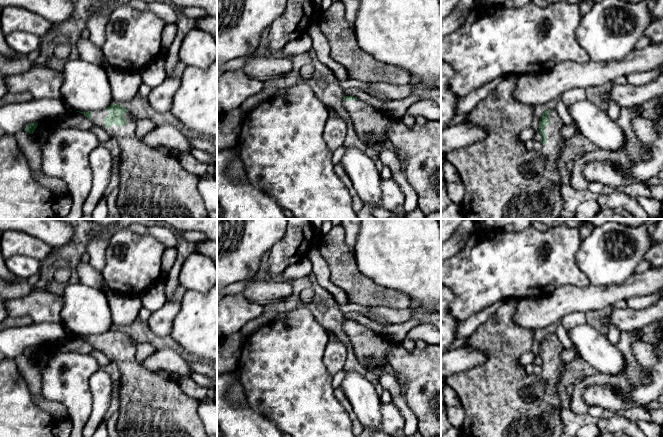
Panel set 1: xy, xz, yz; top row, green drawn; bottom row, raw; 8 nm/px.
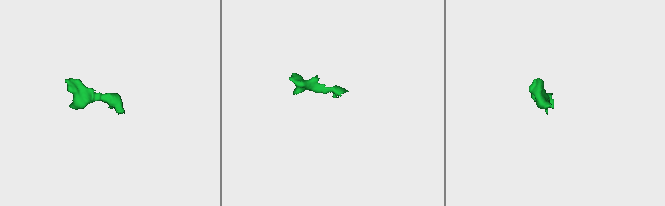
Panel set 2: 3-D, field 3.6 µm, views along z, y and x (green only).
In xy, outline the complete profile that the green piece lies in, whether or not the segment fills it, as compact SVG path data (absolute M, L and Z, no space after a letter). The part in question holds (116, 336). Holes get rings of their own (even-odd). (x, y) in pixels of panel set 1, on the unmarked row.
M113 328L99 335L76 336L84 338L93 349L104 353L119 368L119 437L208 437L198 413L202 400L184 394L176 380L144 368L136 360L137 344L124 329Z

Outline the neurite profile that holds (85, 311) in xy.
M80 282L66 283L61 297L61 324L70 334L99 335L114 328L105 291Z

